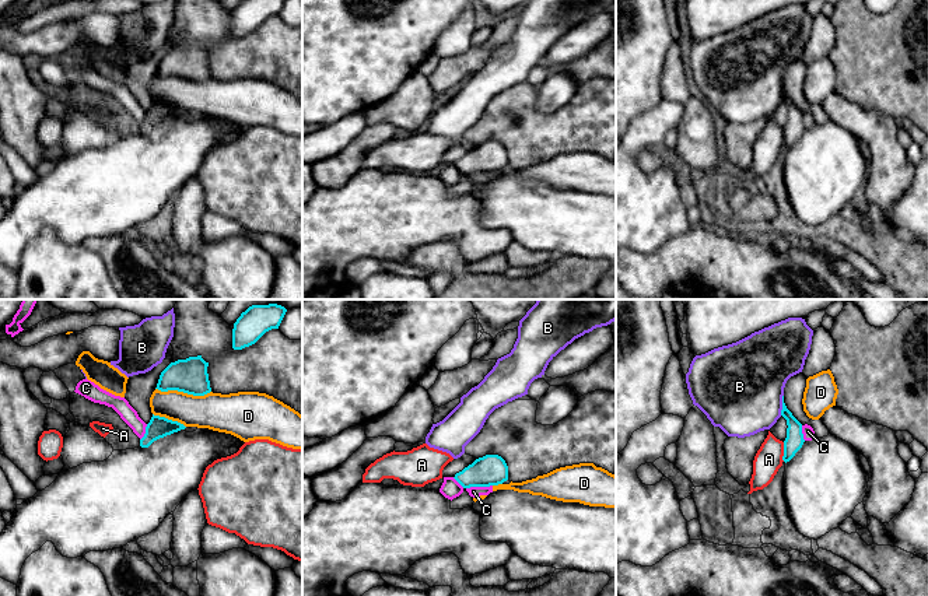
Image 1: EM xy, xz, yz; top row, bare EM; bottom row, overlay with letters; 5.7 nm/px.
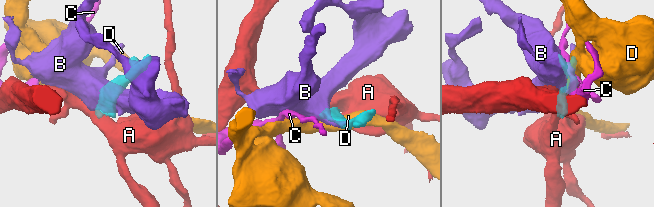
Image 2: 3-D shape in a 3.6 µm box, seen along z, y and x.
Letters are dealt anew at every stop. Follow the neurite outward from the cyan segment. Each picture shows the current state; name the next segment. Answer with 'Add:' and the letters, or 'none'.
Add: none

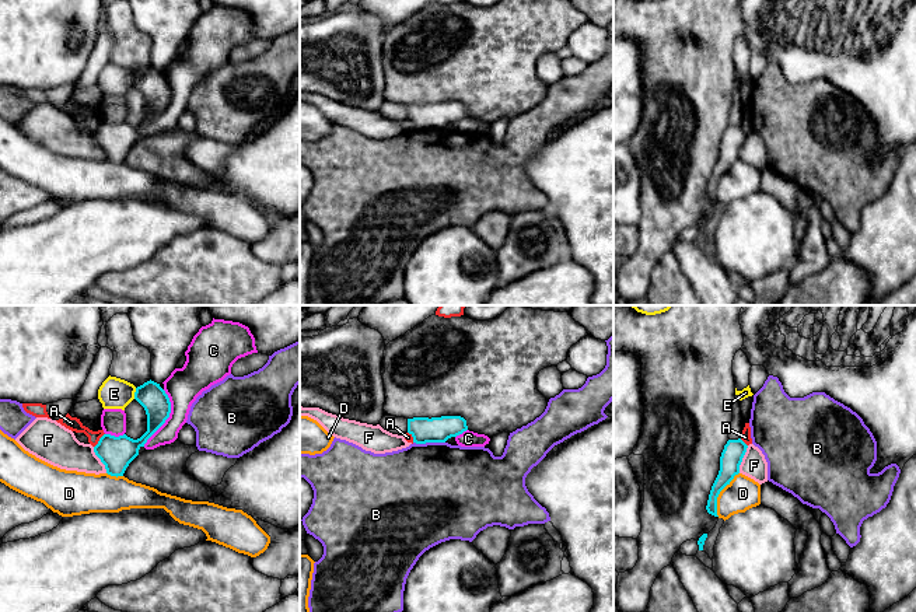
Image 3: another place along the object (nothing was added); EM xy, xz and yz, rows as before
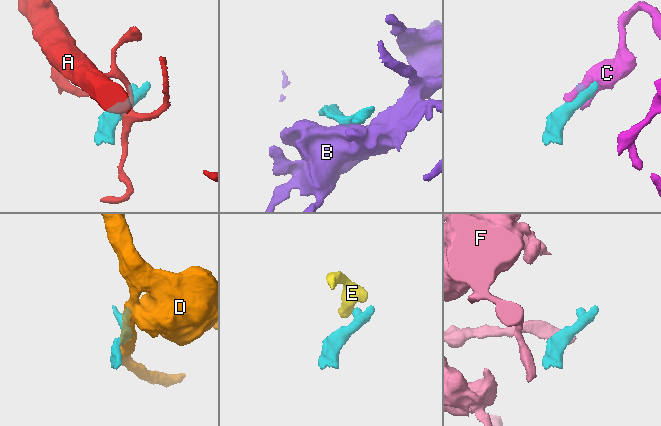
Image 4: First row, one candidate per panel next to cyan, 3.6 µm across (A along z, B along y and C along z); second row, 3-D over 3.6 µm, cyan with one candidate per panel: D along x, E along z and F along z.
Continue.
Add: none

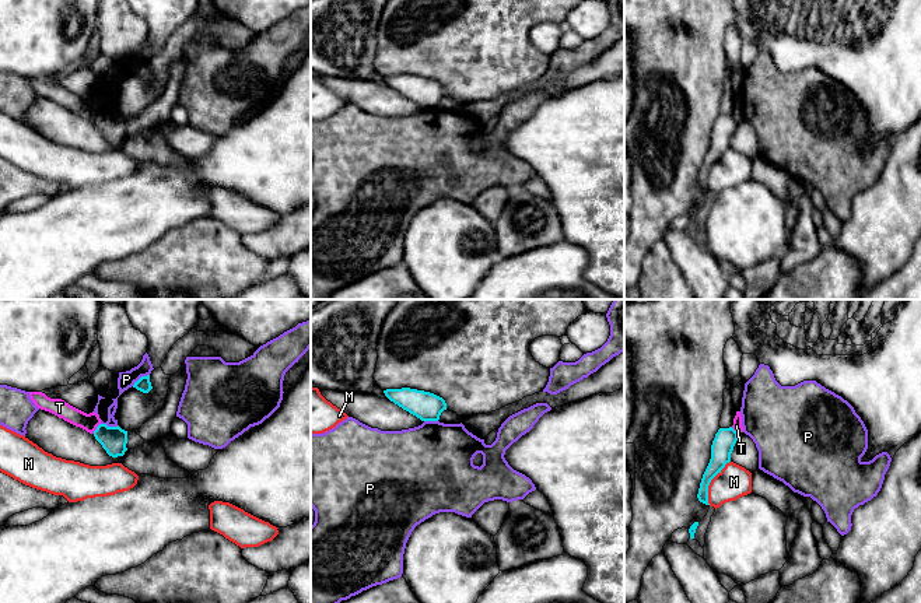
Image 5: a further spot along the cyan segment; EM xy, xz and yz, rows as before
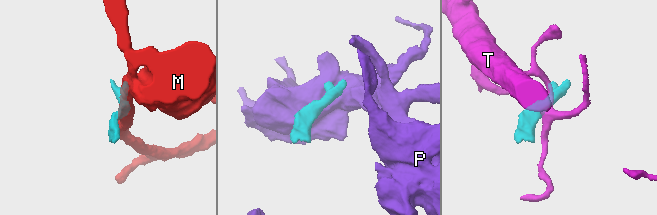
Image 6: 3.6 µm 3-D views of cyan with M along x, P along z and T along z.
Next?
Add: none

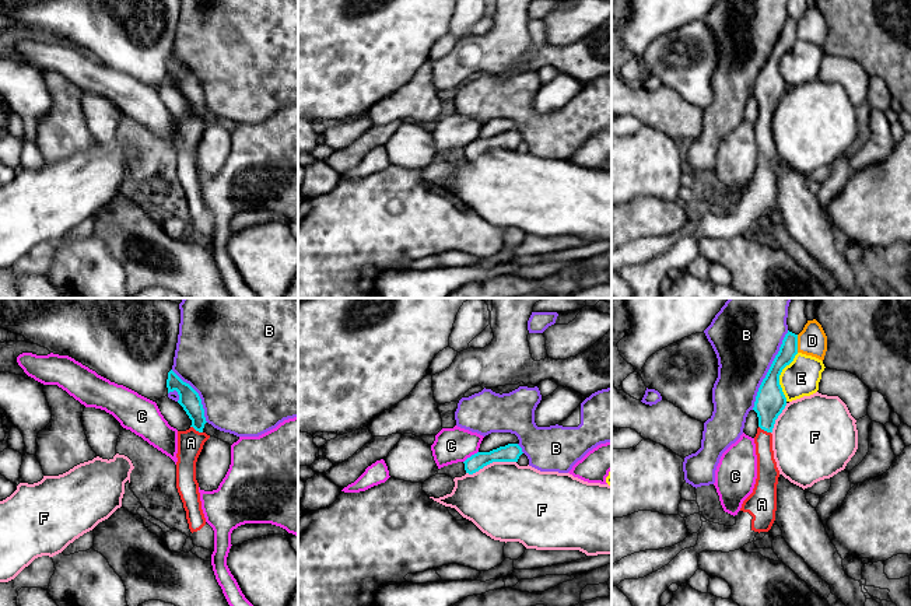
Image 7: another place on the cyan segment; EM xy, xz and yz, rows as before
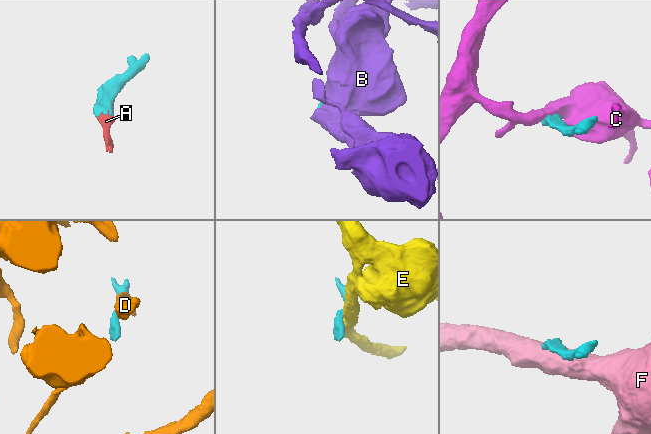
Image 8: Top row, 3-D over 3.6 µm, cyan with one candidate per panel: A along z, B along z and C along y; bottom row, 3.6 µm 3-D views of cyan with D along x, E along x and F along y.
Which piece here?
Add: A

